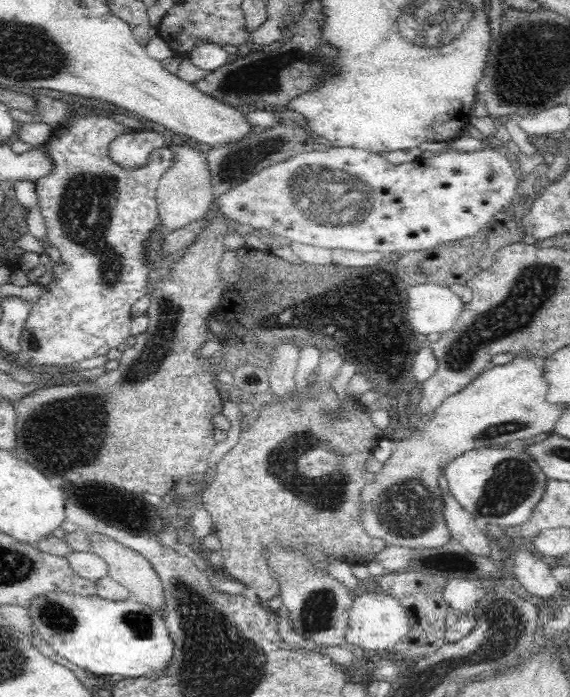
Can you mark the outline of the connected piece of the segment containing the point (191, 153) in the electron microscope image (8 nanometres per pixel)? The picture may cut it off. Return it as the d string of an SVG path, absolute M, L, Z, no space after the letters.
M171 143L172 164L166 168L156 187L158 212L161 214L161 226L168 230L186 226L196 218L203 216L212 206L214 200L212 175L205 149L192 148L189 145Z

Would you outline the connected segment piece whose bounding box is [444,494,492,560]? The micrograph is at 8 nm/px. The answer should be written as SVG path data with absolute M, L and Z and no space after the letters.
M444 494L446 499L445 521L451 538L457 540L470 554L480 555L490 560L489 537L468 513L450 494Z

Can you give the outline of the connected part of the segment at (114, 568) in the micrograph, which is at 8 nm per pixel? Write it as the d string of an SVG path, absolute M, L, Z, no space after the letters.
M96 532L91 533L91 551L106 560L110 566L110 577L132 592L136 600L155 611L162 611L165 608L166 599L161 578L158 577L158 572L150 565L150 562L139 552L130 550L122 543L110 540L108 536L102 536Z

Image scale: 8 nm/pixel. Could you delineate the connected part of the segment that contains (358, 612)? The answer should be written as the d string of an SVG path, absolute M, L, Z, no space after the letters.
M375 586L369 593L354 595L355 599L349 608L350 620L346 633L346 646L359 646L362 649L387 652L398 644L410 630L409 617L403 609L402 603L392 594Z

